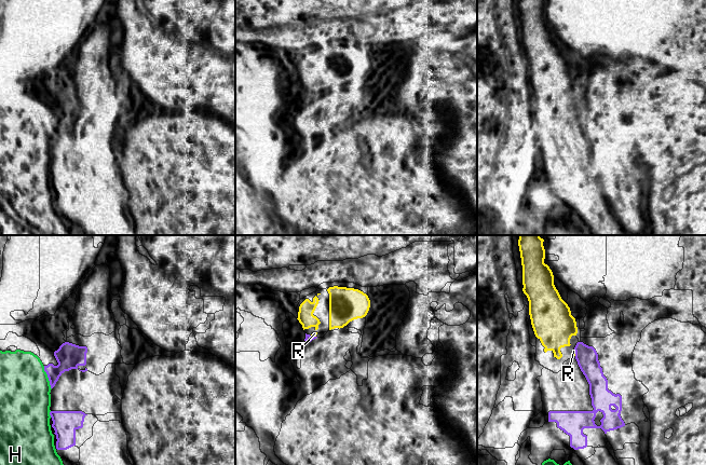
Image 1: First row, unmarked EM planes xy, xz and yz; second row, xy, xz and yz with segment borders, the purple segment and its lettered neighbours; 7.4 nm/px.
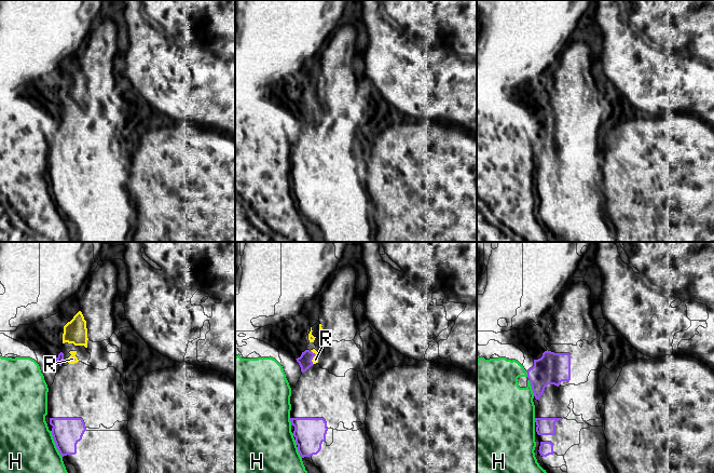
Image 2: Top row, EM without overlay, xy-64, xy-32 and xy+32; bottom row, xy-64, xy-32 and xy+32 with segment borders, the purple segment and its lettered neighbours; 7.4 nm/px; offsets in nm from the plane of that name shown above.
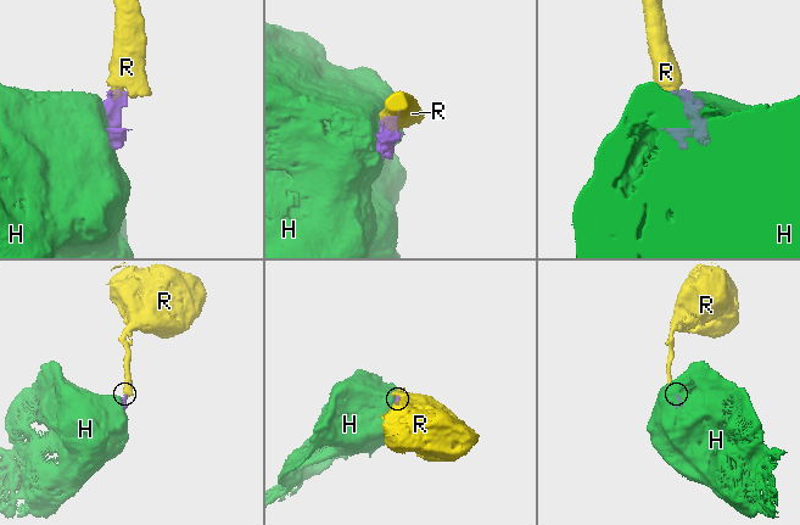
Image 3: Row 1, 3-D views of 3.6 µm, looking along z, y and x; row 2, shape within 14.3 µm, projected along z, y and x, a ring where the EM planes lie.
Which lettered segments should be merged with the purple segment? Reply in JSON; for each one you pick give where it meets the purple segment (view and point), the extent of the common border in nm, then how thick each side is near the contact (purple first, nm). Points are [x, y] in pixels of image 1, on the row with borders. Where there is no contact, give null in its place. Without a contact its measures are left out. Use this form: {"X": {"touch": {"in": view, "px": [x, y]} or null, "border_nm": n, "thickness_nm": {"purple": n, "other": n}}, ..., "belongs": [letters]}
{"R": {"touch": {"in": "yz", "px": [575, 353]}, "border_nm": 50, "thickness_nm": {"purple": 160, "other": 20}}, "belongs": ["R"]}

